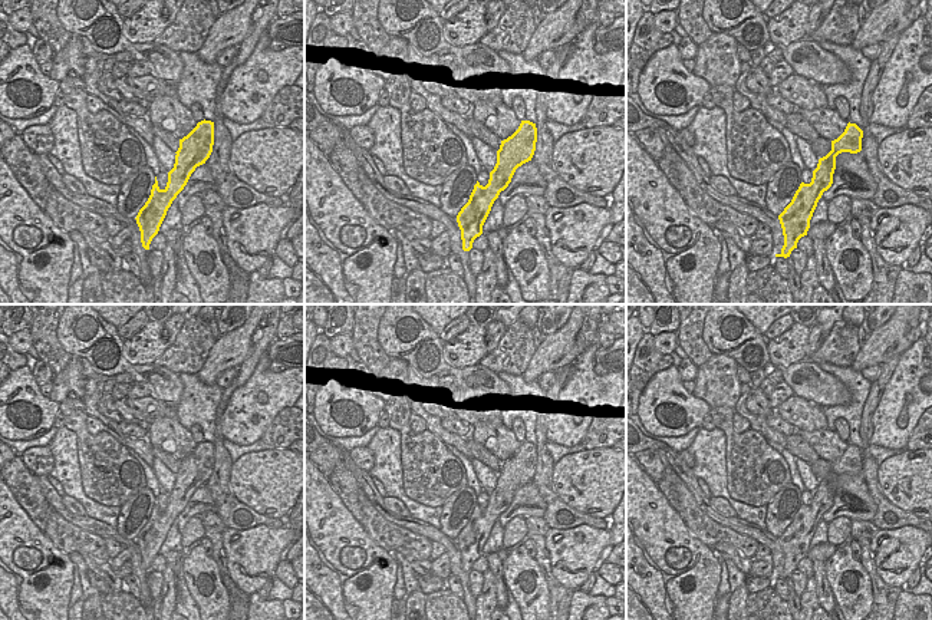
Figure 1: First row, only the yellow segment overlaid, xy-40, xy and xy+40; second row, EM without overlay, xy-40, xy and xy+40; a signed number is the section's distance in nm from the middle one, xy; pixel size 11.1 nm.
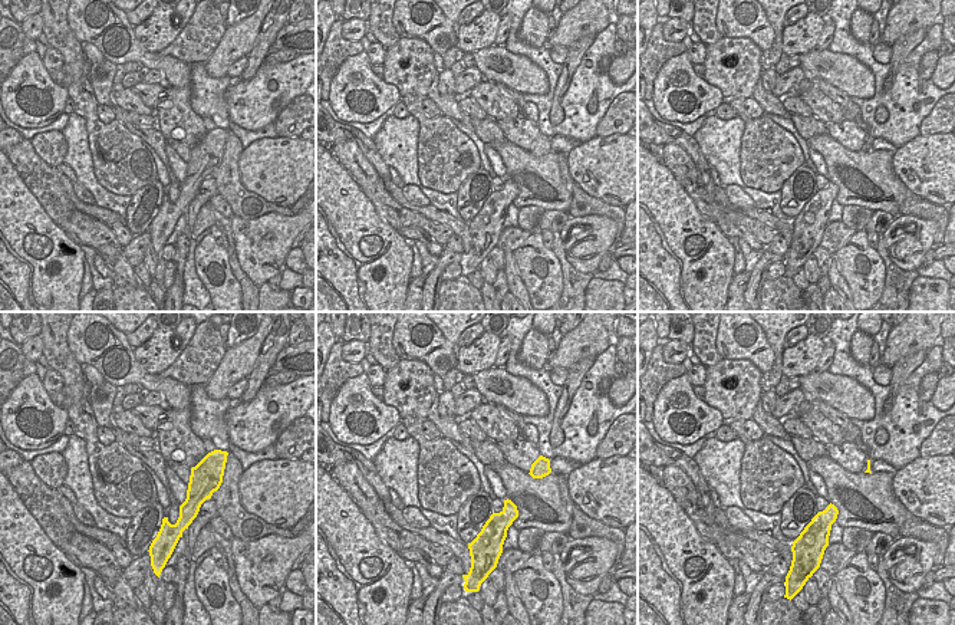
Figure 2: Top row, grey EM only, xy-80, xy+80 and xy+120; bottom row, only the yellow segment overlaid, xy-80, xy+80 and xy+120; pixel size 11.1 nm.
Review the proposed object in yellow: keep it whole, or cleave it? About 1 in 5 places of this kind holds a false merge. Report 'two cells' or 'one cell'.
one cell

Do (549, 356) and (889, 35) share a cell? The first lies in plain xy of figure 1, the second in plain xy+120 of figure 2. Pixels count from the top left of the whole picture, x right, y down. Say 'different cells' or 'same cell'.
same cell

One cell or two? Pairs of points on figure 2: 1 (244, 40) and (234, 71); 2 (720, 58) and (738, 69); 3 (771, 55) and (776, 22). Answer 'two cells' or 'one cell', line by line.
1: two cells
2: one cell
3: one cell

